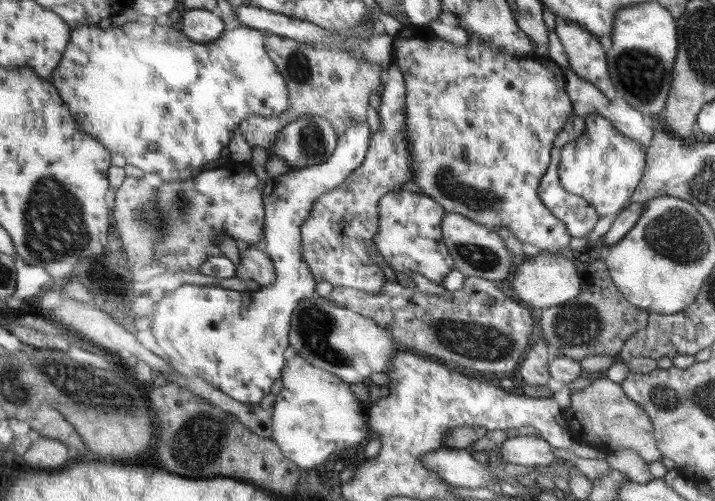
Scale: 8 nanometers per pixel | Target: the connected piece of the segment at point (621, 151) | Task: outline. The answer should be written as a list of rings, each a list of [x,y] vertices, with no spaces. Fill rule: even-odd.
[[[588,115],[586,120],[584,134],[563,146],[559,181],[572,194],[587,199],[600,217],[618,214],[646,172],[647,146],[625,135],[602,115]]]

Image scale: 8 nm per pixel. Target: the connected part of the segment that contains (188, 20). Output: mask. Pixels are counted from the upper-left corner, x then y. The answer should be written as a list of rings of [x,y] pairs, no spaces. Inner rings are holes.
[[[194,8],[185,9],[178,28],[197,43],[208,43],[222,36],[226,23],[212,11]]]

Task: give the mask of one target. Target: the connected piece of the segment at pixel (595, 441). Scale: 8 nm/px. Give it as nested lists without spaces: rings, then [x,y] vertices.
[[[608,378],[594,380],[582,391],[572,390],[570,406],[563,410],[562,416],[574,438],[602,453],[632,450],[648,464],[663,458],[650,415],[634,399],[627,397],[620,383]]]

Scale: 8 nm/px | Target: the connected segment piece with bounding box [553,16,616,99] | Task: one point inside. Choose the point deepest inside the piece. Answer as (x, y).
(586, 57)

